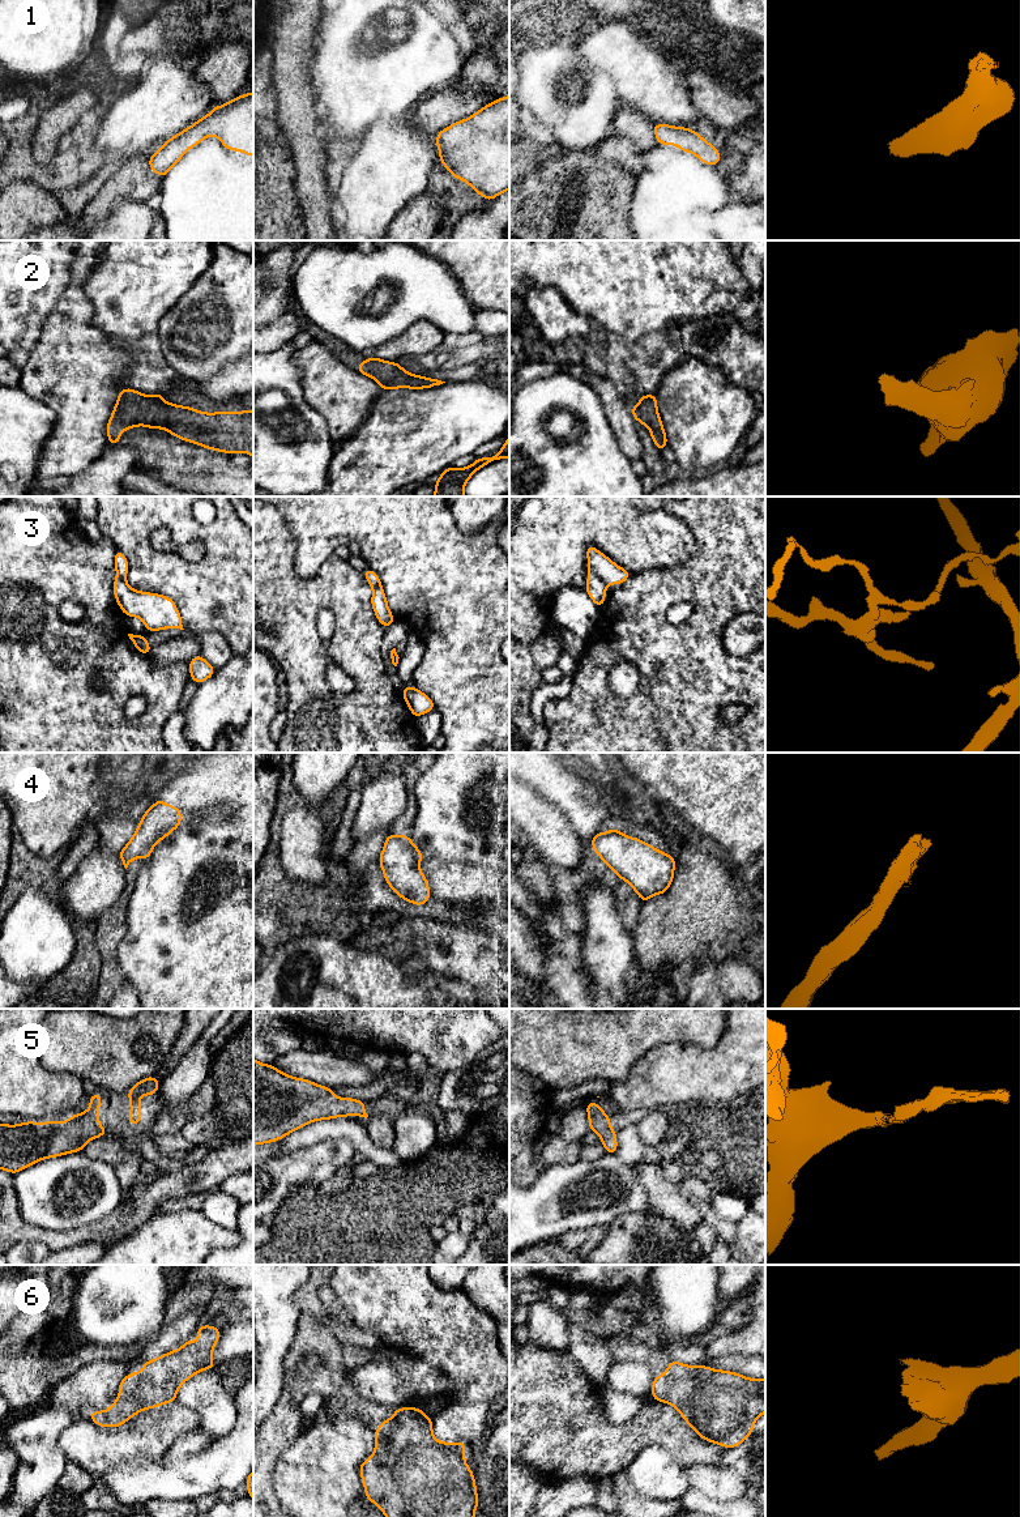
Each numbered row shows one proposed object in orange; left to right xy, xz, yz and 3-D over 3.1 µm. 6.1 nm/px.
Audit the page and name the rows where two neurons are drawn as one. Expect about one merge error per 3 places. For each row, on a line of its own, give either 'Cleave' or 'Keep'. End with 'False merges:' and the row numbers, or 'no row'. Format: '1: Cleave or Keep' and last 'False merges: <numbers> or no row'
1: Keep
2: Keep
3: Cleave
4: Keep
5: Keep
6: Keep
False merges: 3

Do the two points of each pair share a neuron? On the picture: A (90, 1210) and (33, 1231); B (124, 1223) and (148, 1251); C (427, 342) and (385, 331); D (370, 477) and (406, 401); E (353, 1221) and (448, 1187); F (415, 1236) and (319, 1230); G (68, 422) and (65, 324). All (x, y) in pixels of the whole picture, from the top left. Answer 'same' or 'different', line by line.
A: different
B: different
C: different
D: same
E: same
F: same
G: same

